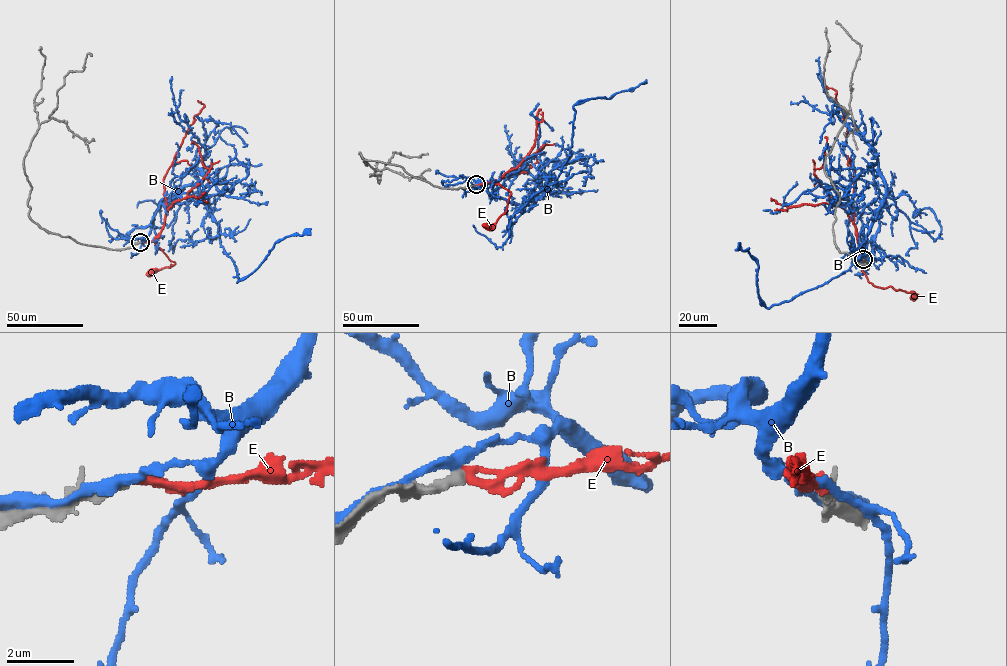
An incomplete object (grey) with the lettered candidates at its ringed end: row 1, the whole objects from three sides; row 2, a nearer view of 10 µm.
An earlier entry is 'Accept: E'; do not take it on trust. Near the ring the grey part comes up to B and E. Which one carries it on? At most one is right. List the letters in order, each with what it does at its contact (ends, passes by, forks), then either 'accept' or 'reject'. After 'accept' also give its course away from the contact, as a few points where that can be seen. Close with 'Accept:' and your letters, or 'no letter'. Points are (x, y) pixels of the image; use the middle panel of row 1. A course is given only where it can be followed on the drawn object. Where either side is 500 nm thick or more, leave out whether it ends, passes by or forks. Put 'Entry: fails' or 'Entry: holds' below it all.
B: it passes by; reject
E: it passes by; accept; it runs (476, 184), (498, 181), (511, 168), (522, 171), (540, 162), (534, 155)
Accept: E
Entry: holds

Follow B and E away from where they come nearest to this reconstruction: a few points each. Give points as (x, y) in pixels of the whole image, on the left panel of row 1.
B: (140, 242), (159, 206), (190, 185), (219, 228), (237, 282), (275, 243), (310, 229)
E: (140, 242), (153, 241), (161, 230), (167, 211), (163, 178), (194, 116), (204, 106), (198, 100)

